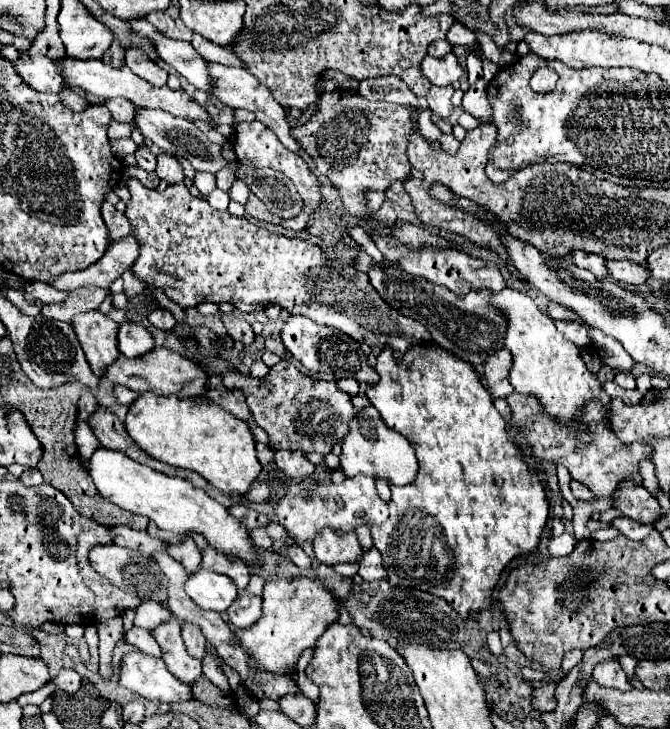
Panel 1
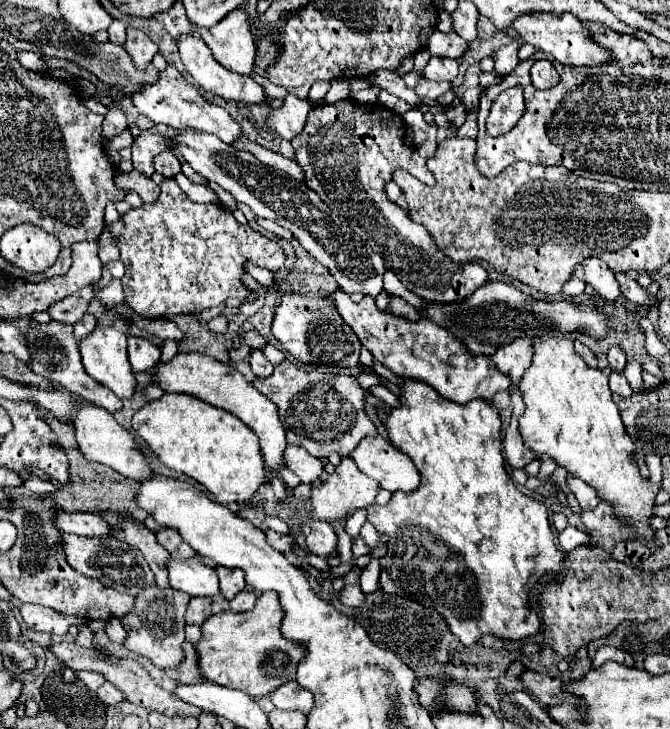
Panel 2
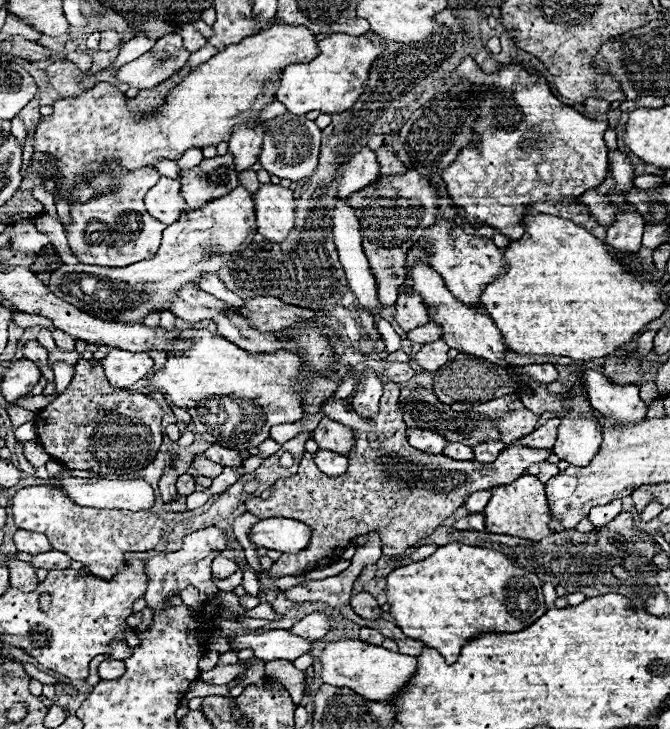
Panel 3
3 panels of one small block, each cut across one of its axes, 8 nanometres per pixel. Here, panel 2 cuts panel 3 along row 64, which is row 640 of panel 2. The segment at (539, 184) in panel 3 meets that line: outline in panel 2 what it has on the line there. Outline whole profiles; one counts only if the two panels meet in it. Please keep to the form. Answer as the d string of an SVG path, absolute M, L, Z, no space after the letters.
M404 380L398 400L400 408L392 408L390 414L378 410L378 414L384 420L394 446L416 464L422 474L422 484L410 494L394 492L386 506L366 508L368 522L372 522L378 532L390 536L388 554L380 560L380 588L386 594L410 598L438 610L438 614L446 618L450 632L464 646L478 642L484 634L494 634L500 640L512 642L538 634L540 618L530 608L530 588L524 586L532 574L534 586L542 576L558 576L564 570L564 554L558 552L554 544L546 506L524 496L504 468L500 414L496 406L486 400L472 400L460 406L438 396L432 386L418 380Z

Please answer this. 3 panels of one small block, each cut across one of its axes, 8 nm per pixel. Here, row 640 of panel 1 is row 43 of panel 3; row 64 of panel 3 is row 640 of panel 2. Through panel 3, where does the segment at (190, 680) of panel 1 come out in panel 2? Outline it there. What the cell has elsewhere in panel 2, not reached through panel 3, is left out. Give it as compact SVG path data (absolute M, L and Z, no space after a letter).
M156 584L148 586L144 592L136 596L132 610L128 610L128 614L120 618L122 624L128 628L124 646L130 652L148 658L158 668L176 668L184 658L184 650L182 650L184 624L186 624L184 612L188 602L190 602L188 594L180 594L180 590L172 590L172 588L160 590Z

